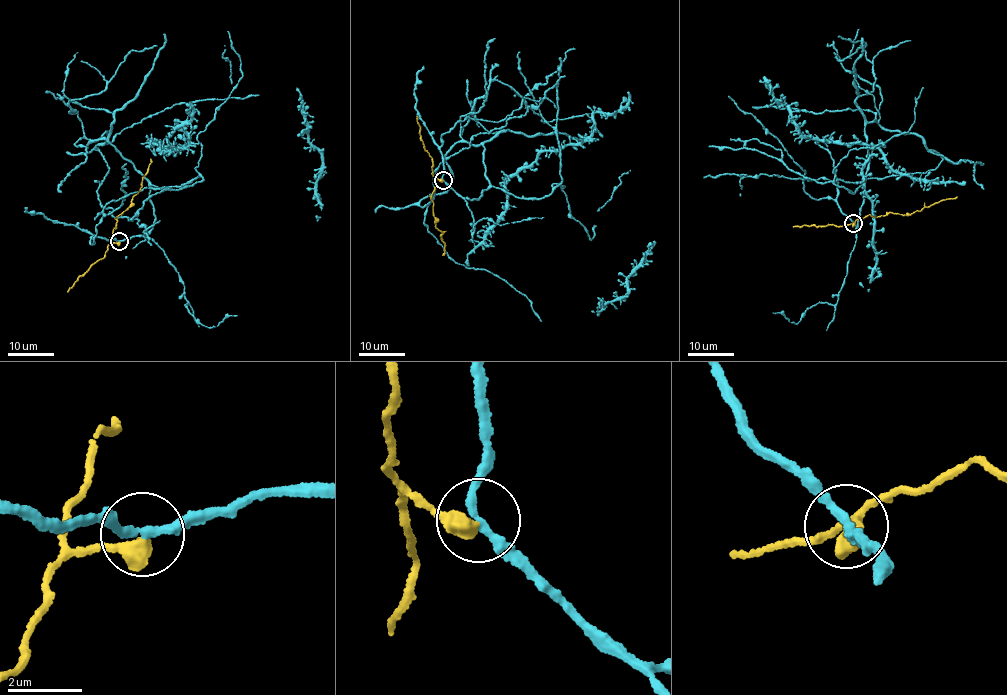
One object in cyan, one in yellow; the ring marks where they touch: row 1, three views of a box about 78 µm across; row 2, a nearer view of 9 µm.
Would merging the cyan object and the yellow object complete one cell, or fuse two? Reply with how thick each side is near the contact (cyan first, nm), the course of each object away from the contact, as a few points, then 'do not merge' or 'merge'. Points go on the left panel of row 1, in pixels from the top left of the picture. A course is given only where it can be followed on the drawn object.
calibres 240 and 480 nm; course cyan (119, 241), (155, 214), (134, 164), (107, 140), (87, 147), (107, 131), (96, 193), (151, 244); course yellow (119, 242), (110, 240), (117, 218), (131, 205), (141, 187), (150, 159); do not merge

